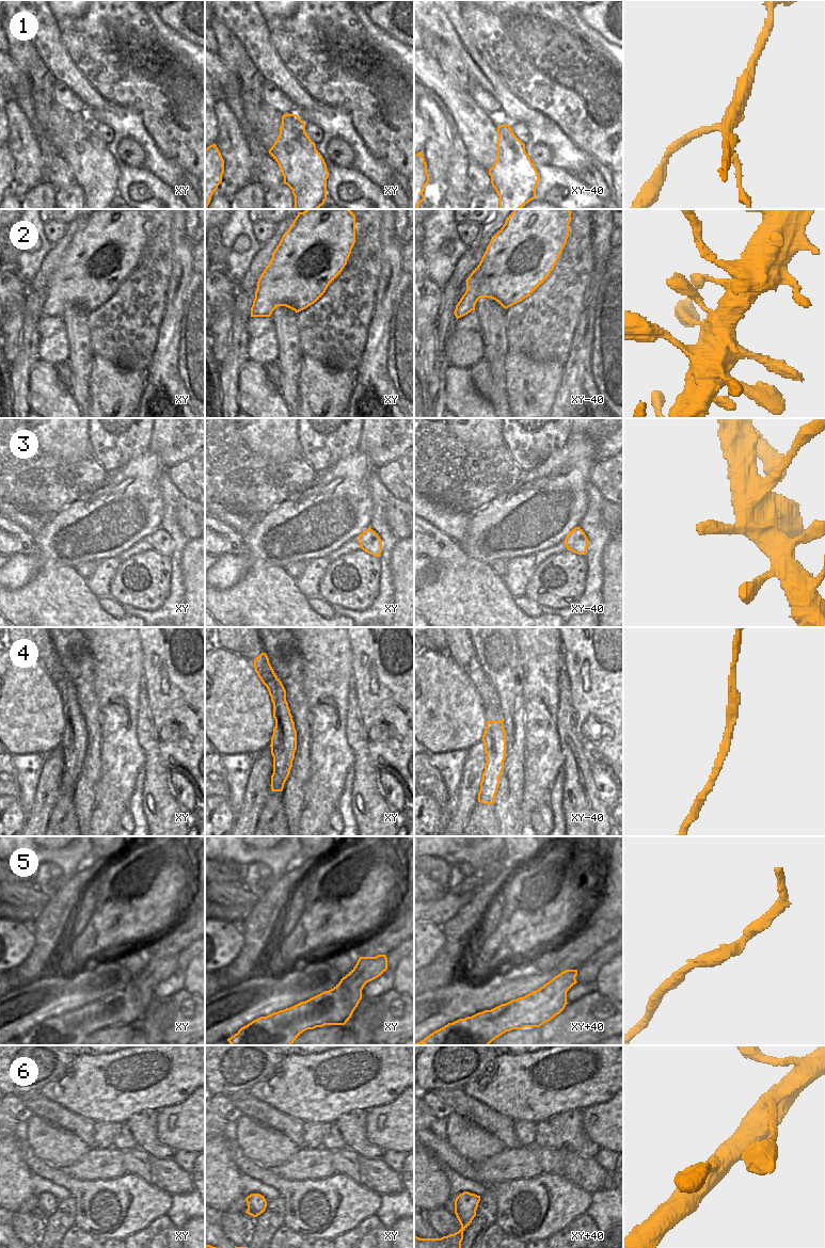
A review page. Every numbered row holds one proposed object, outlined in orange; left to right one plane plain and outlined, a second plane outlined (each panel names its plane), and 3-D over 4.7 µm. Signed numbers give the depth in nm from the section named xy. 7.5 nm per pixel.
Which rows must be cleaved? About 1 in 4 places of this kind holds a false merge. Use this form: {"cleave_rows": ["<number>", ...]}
{"cleave_rows": ["1"]}

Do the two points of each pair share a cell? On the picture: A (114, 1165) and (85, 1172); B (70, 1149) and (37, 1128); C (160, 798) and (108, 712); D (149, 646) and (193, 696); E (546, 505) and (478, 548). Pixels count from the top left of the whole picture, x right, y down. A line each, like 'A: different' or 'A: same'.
A: same
B: same
C: different
D: same
E: same

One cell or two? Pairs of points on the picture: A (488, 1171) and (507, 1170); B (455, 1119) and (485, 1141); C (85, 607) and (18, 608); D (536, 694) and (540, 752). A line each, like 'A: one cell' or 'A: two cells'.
A: one cell
B: one cell
C: one cell
D: one cell

